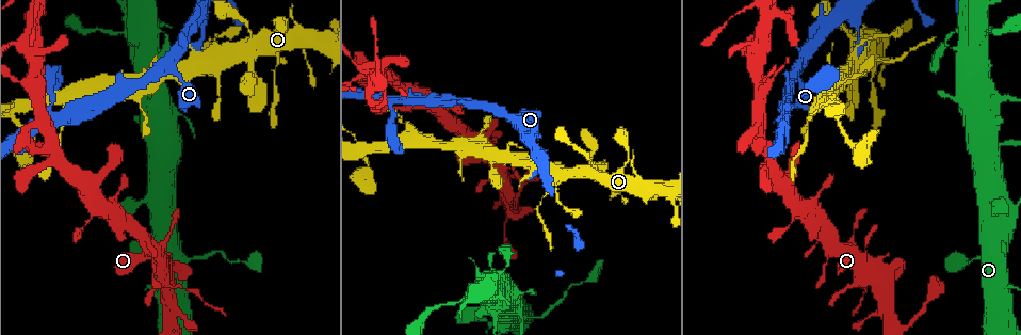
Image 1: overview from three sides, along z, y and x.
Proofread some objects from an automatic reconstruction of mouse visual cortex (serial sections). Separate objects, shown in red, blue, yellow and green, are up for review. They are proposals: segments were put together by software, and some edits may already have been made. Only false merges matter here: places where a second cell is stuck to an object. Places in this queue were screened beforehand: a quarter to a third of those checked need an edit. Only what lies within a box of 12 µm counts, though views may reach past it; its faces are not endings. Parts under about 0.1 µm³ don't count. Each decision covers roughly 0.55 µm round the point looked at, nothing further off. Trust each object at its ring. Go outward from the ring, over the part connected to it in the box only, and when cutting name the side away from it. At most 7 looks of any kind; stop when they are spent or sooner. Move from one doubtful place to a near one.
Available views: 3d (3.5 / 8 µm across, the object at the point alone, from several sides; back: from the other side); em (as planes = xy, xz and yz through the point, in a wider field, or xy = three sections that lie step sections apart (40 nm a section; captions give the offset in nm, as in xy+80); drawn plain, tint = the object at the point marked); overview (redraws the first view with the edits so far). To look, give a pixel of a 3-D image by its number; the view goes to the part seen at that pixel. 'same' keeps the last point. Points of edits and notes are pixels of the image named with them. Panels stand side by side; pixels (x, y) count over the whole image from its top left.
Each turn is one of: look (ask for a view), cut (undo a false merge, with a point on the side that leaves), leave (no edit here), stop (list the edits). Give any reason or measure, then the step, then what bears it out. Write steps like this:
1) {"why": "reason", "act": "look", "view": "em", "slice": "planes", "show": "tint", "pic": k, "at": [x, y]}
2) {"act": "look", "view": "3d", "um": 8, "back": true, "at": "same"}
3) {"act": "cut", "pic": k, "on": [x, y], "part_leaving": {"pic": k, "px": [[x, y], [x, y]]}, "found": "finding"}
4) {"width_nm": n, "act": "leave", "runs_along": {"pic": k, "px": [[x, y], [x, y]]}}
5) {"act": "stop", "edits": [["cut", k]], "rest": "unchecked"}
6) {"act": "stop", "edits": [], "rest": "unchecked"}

{"why": "sudden change in width", "act": "look", "view": "3d", "um": 3.5, "pic": 1, "at": [192, 258]}

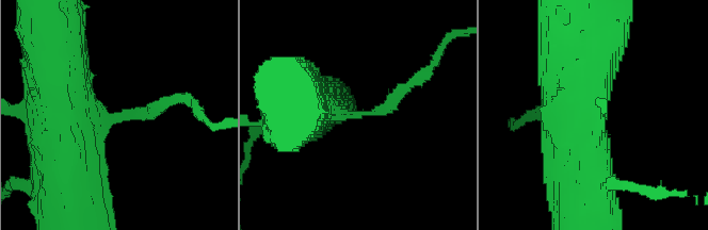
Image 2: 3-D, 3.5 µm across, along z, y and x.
{"why": "now the EM", "act": "look", "view": "em", "slice": "planes", "show": "tint", "pic": 2, "at": [115, 119]}

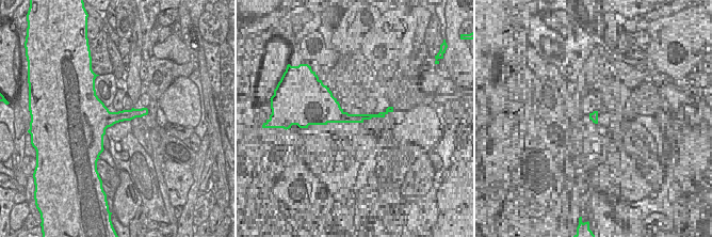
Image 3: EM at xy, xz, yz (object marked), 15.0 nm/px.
{"arm_widths_nm": [200, 700], "act": "leave", "runs_along": {"pic": 2, "px": [[62, 134], [176, 98]]}, "found": "continuous, no second cell"}

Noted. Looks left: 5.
{"why": "two arms in line, one across", "act": "look", "view": "3d", "um": 3.5, "pic": 1, "at": [396, 98]}

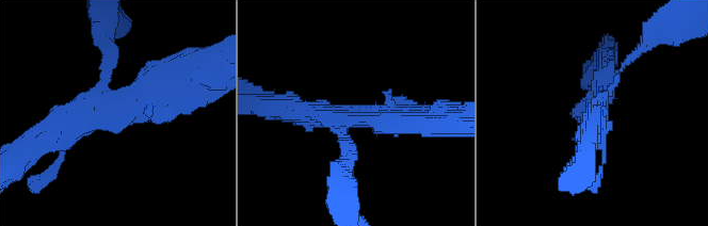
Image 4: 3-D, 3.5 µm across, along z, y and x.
{"arms": 3, "arm_widths_nm": [100, 300, 350], "act": "look", "view": "em", "slice": "xy", "step": 2, "show": "tint", "pic": 4, "at": [350, 118]}

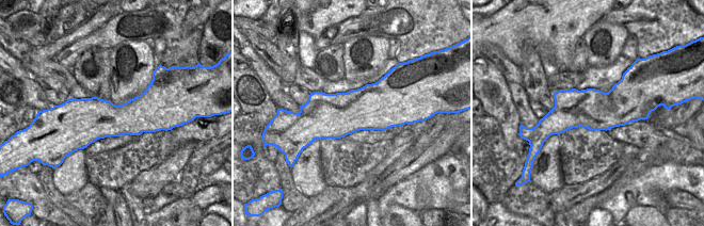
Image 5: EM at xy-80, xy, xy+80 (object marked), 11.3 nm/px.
{"act": "leave", "runs_along": {"pic": 4, "px": [[174, 80], [49, 135]]}, "found": "one cell here"}

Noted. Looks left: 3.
{"why": "three-way junction", "act": "look", "view": "3d", "um": 3.5, "pic": 1, "at": [75, 94]}

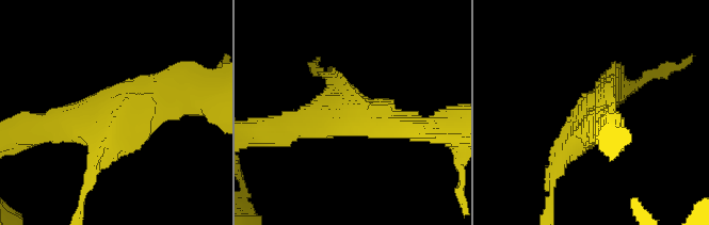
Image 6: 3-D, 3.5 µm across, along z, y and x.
{"why": "need the tissue", "act": "look", "view": "em", "slice": "planes", "show": "tint", "pic": 6, "at": [116, 111]}

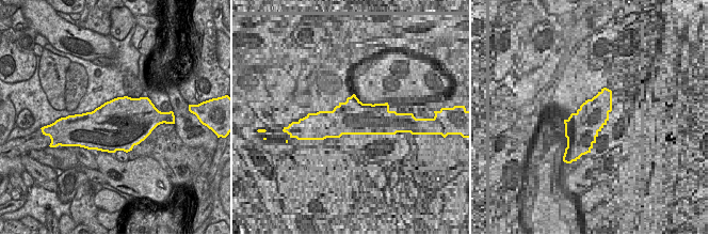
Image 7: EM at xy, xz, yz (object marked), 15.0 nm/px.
{"width_nm": 800, "act": "leave", "runs_along": {"pic": 6, "px": [[183, 97], [46, 127]]}, "found": "continuous, no second cell"}

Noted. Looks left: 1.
{"act": "stop", "edits": [], "rest": "unchecked"}

